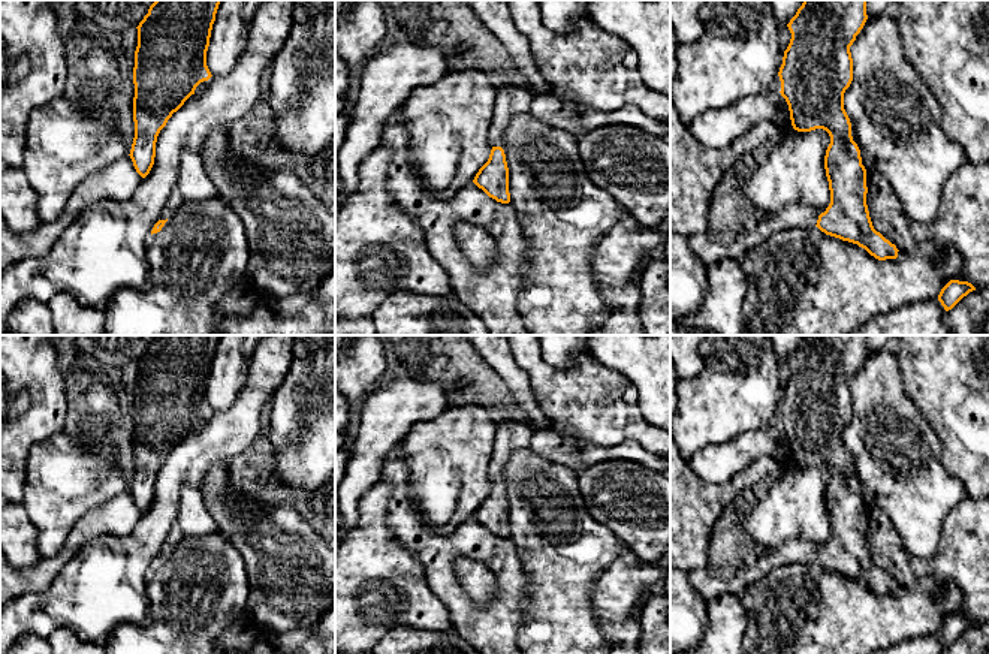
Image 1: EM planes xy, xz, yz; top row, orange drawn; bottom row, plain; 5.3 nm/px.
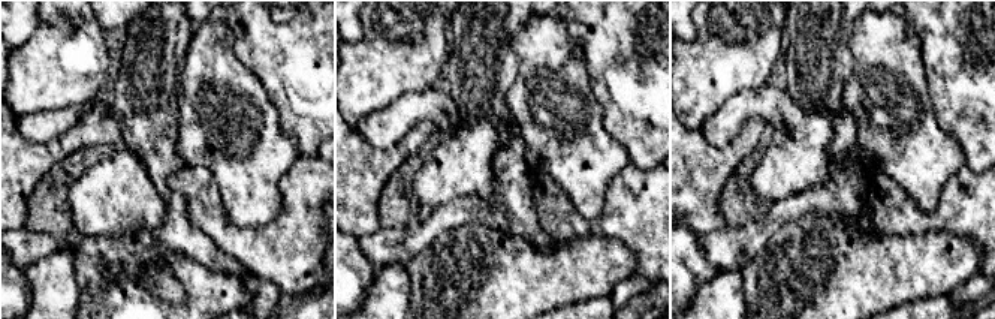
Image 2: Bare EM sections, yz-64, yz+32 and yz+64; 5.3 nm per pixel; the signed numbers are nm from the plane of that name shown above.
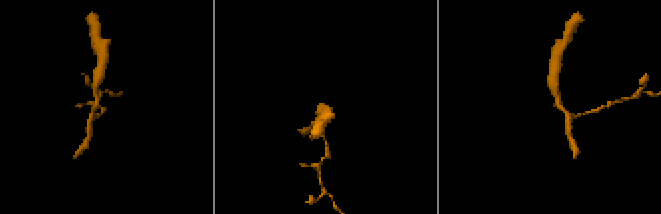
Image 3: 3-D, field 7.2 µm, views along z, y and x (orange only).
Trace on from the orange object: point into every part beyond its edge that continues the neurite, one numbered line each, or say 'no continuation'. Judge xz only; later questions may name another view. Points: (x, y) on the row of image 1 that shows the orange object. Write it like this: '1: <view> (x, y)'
1: xz (509, 99)

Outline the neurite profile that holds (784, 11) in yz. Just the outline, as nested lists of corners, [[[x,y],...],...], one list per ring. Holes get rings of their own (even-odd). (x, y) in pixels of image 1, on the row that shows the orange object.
[[[766,0],[780,24],[784,27],[796,15],[803,0]]]

